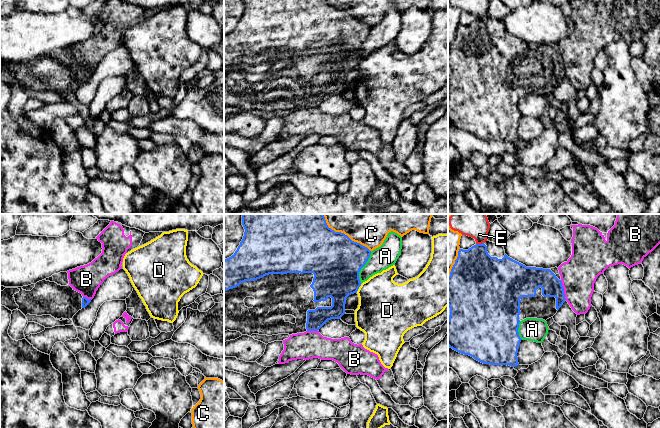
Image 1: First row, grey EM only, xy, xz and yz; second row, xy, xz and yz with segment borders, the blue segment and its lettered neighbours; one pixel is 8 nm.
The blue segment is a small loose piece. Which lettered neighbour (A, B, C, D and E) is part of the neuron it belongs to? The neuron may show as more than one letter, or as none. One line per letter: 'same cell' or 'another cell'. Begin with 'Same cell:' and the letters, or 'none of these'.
Same cell: none of these
A: another cell
B: another cell
C: another cell
D: another cell
E: another cell

